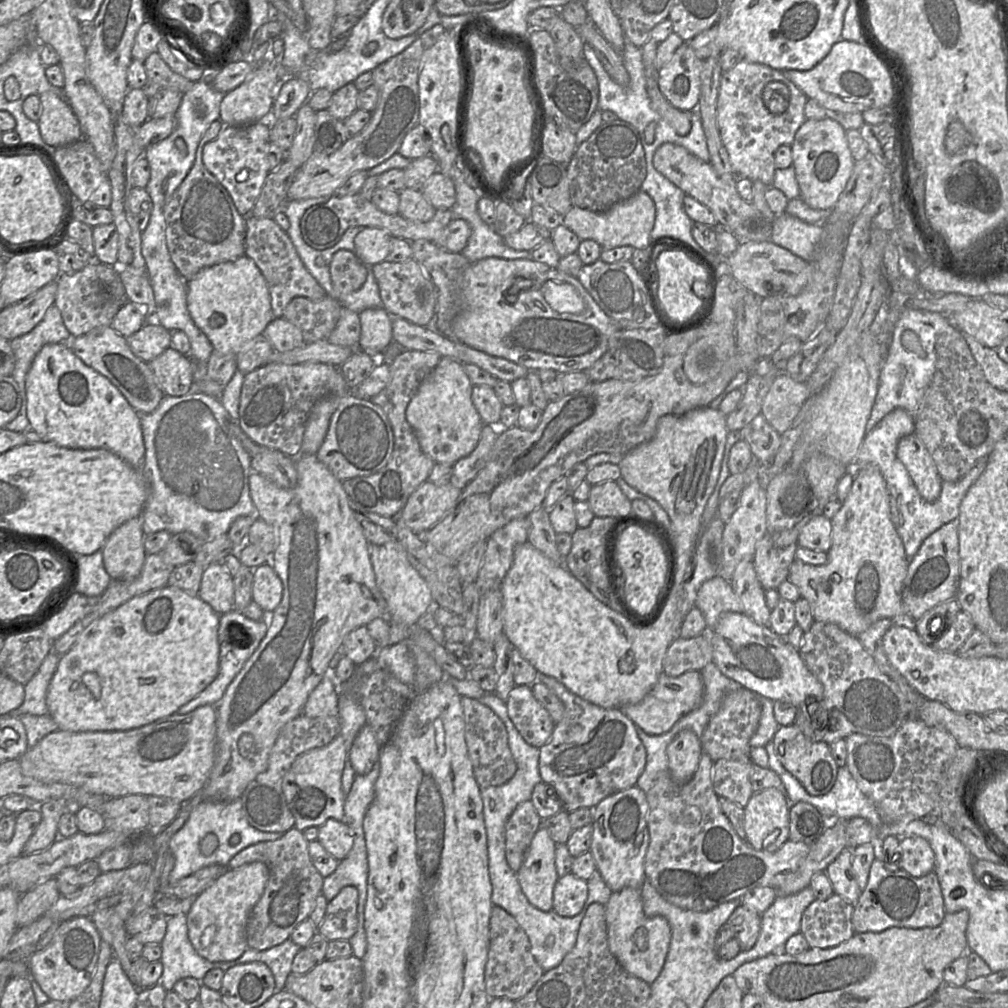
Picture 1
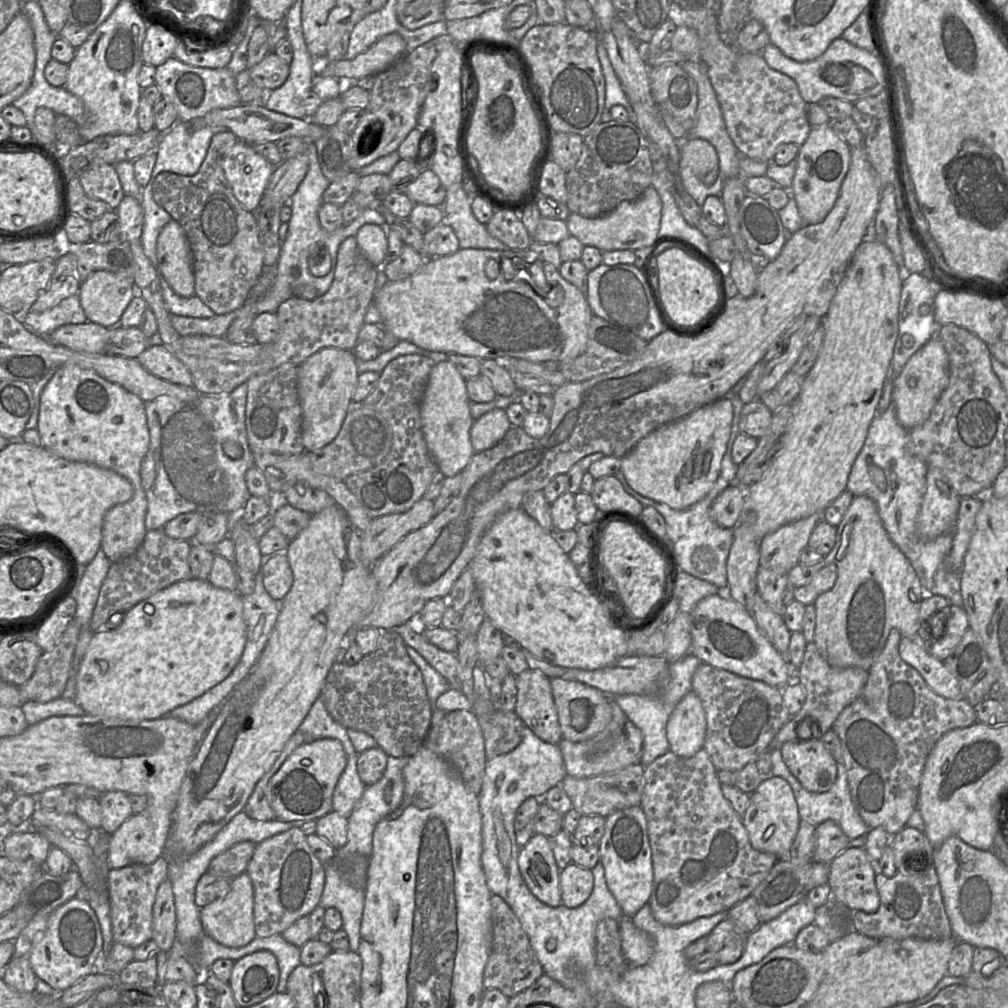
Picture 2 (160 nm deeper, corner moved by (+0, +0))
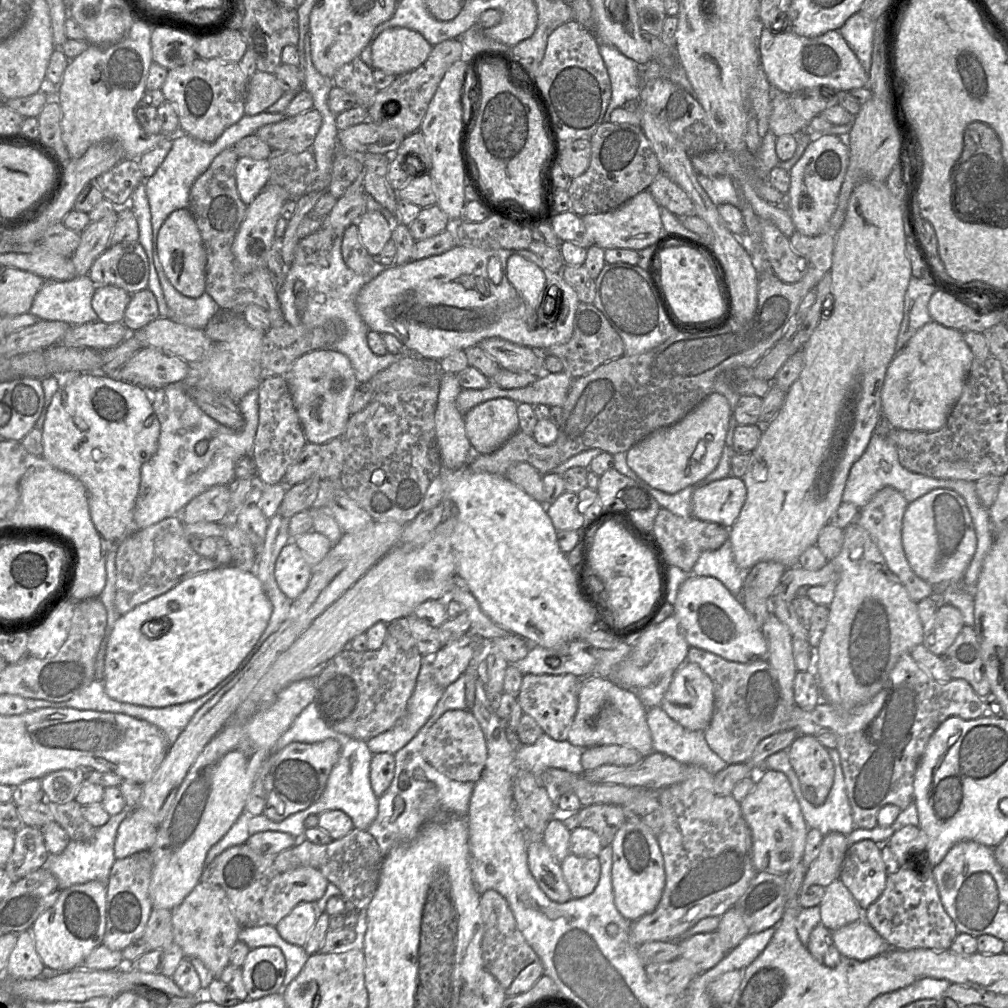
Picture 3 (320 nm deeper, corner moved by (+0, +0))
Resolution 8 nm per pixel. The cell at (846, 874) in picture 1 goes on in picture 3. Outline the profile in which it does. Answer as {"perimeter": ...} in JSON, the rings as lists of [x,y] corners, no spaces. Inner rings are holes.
{"perimeter":[[[861,840],[849,845],[839,880],[862,910],[876,902],[885,890],[887,872],[877,843]]]}

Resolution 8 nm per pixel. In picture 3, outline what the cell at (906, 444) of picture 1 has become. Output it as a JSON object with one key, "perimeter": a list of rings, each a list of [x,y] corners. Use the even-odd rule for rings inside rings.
{"perimeter":[[[936,488],[909,503],[902,520],[902,545],[913,572],[931,584],[934,591],[962,583],[977,547],[973,521],[963,497],[952,489]]]}

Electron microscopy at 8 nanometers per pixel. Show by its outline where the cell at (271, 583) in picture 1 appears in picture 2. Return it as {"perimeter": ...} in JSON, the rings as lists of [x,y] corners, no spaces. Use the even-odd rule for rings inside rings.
{"perimeter":[[[285,553],[266,557],[261,566],[263,584],[268,594],[276,601],[282,601],[293,583],[293,572]]]}

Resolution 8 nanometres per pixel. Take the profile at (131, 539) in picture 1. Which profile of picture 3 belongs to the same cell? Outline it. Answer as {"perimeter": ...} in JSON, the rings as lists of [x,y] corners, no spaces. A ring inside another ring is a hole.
{"perimeter":[[[65,373],[64,375],[65,377],[59,379],[59,388],[48,406],[41,431],[43,446],[42,457],[54,468],[74,476],[83,483],[87,491],[90,516],[97,531],[103,541],[107,543],[119,543],[138,531],[134,521],[134,507],[141,482],[141,467],[154,456],[158,449],[160,423],[147,397],[146,390],[142,387],[106,376],[93,376],[86,373]]]}

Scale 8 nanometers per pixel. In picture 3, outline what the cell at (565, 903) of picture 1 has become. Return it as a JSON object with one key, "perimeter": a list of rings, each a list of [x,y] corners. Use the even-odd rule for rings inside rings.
{"perimeter":[[[569,853],[561,863],[561,868],[572,898],[575,899],[590,895],[600,879],[598,857],[587,858]]]}

